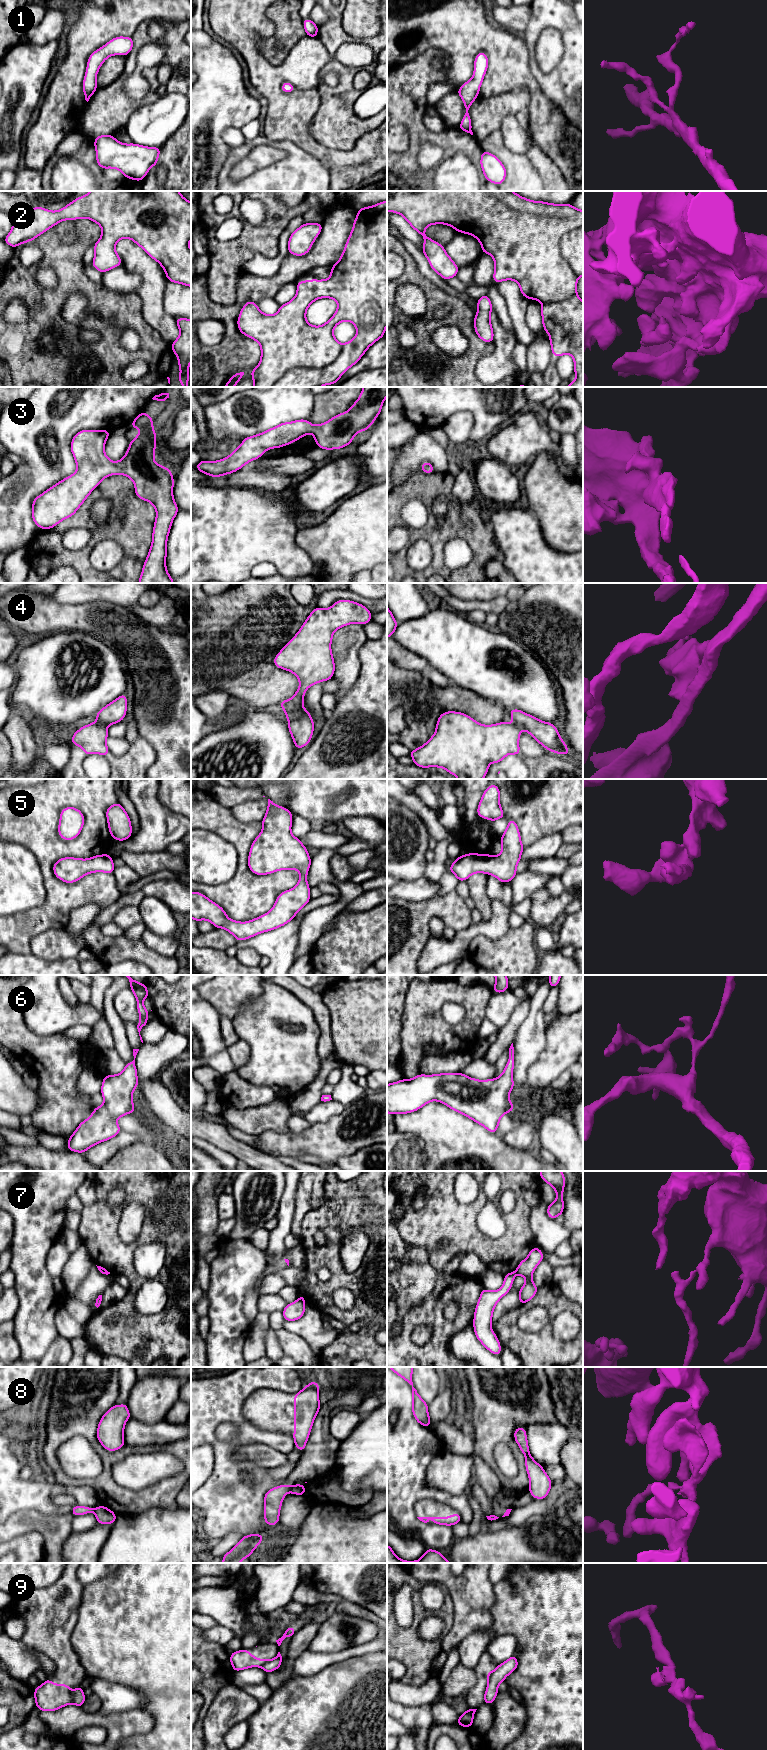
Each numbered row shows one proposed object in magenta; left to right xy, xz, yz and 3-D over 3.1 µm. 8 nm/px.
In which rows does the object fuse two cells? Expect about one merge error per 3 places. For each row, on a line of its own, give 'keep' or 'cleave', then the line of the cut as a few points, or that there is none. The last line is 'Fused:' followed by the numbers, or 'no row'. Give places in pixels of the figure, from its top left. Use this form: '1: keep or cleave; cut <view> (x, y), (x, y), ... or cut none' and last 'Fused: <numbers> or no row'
1: keep; cut none
2: keep; cut none
3: keep; cut none
4: cleave; cut xz (303, 708), (289, 718)
5: keep; cut none
6: keep; cut none
7: cleave; cut yz (515, 1271), (517, 1273)
8: cleave; cut xz (289, 1487), (290, 1490)
9: cleave; cut xy (71, 1693), (71, 1700), (73, 1702)
Fused: 4, 7, 8, 9

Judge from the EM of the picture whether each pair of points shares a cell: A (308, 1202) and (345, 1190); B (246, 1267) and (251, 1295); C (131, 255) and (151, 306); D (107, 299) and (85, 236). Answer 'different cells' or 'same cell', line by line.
A: different cells
B: different cells
C: same cell
D: same cell

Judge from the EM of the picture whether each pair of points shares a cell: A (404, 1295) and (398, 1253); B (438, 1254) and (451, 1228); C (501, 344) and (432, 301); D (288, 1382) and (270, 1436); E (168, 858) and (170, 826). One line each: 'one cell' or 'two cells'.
A: one cell
B: one cell
C: two cells
D: one cell
E: two cells

